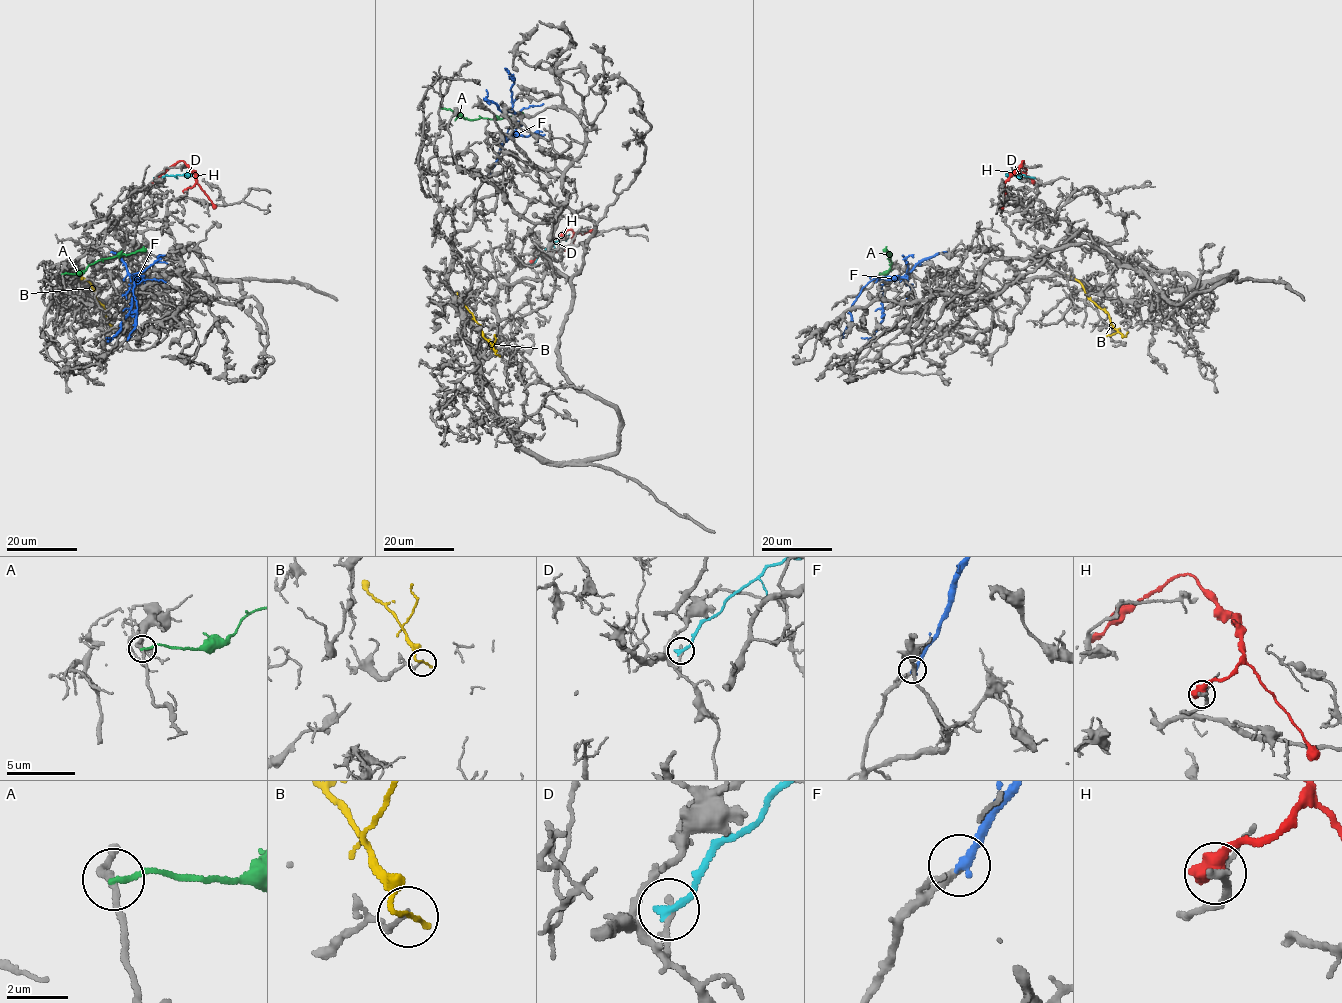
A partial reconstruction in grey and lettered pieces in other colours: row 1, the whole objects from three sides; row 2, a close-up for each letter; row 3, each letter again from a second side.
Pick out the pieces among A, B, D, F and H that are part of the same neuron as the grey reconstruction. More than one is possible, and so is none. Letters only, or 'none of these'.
F

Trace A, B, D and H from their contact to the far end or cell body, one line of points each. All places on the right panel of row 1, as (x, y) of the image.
A: (879, 274), (884, 274), (891, 264), (890, 254), (885, 248)
B: (1126, 334), (1123, 336), (1111, 324), (1108, 315), (1088, 297), (1081, 284), (1064, 275)
D: (1035, 178), (1006, 175)
H: (1005, 191), (1001, 186), (1023, 161), (1024, 173), (1033, 183)

